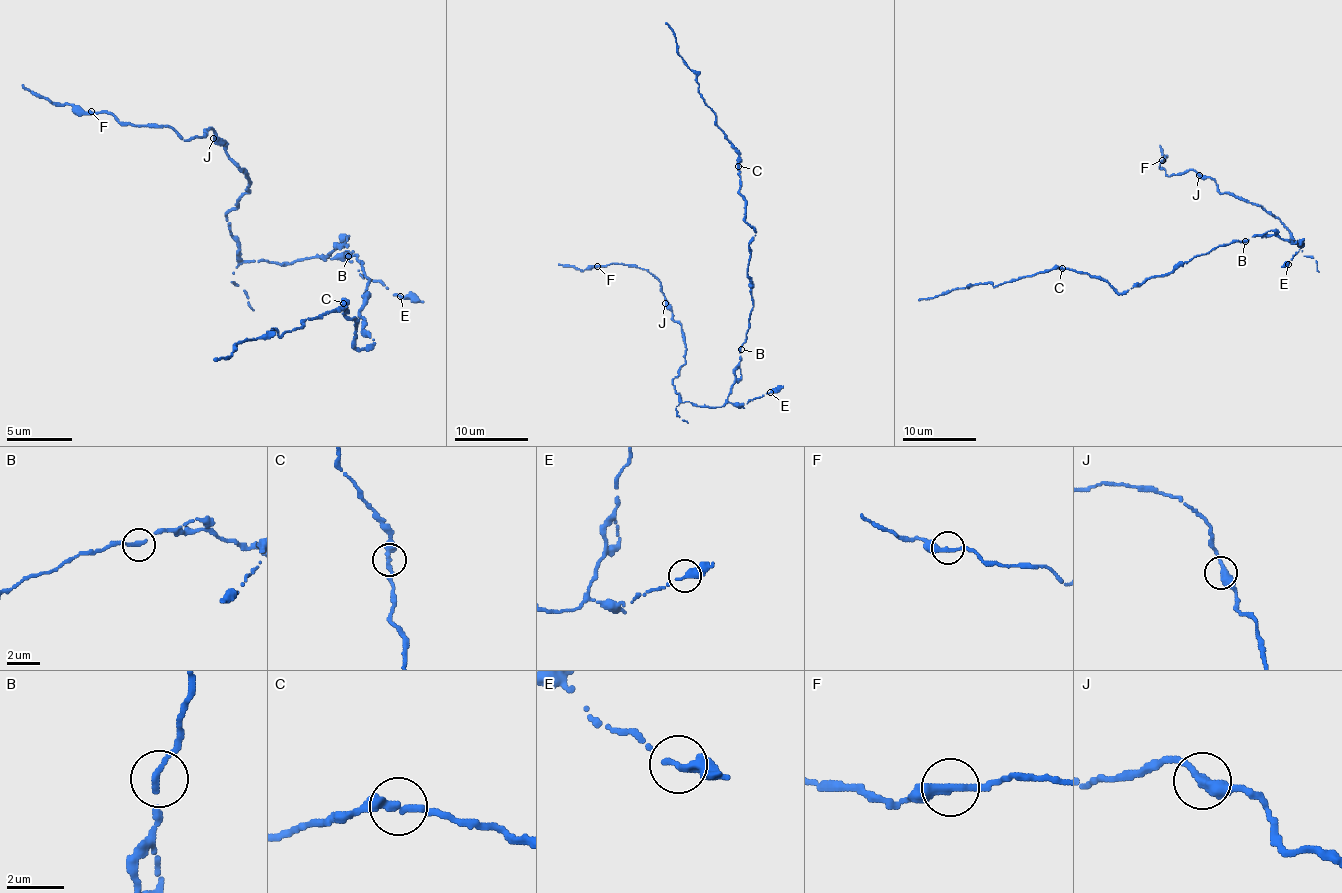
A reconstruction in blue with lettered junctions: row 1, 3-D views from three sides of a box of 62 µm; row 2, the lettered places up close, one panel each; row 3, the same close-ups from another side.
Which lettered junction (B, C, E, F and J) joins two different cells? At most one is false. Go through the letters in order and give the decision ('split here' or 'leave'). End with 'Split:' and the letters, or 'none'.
B: leave
C: leave
E: leave
F: leave
J: leave
Split: none

